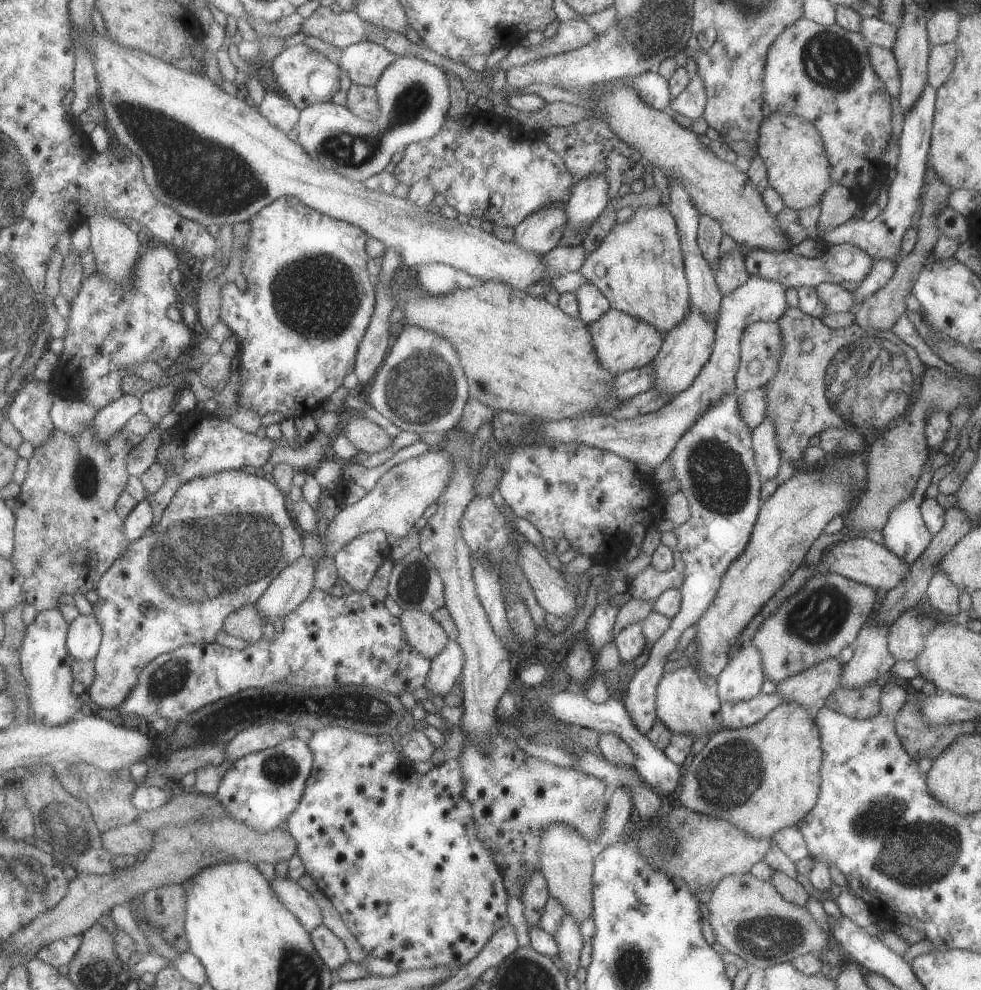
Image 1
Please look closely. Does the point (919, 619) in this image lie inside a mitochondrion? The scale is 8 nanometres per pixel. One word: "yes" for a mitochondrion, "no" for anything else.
yes

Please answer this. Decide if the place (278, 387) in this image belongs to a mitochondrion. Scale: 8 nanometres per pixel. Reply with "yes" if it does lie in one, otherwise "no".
no

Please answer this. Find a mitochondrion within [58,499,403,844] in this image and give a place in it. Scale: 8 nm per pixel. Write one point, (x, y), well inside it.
(199, 559)

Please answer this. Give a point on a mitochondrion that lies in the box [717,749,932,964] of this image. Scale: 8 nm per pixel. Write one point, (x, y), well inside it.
(765, 936)

